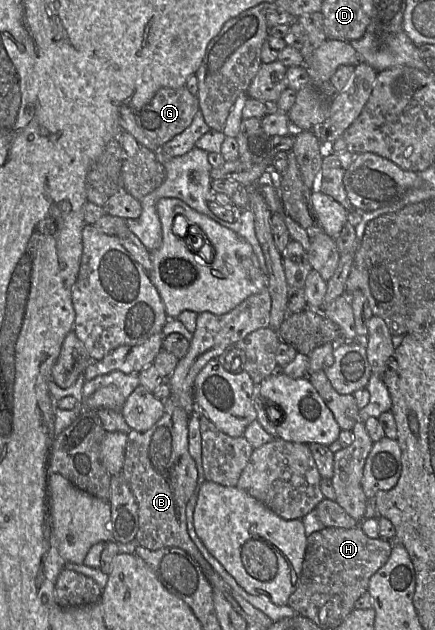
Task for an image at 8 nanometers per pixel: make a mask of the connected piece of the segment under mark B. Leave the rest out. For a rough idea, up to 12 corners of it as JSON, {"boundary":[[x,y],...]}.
{"boundary":[[169,397],[127,436],[121,474],[135,541],[201,554],[187,530],[198,485],[188,413]]}

